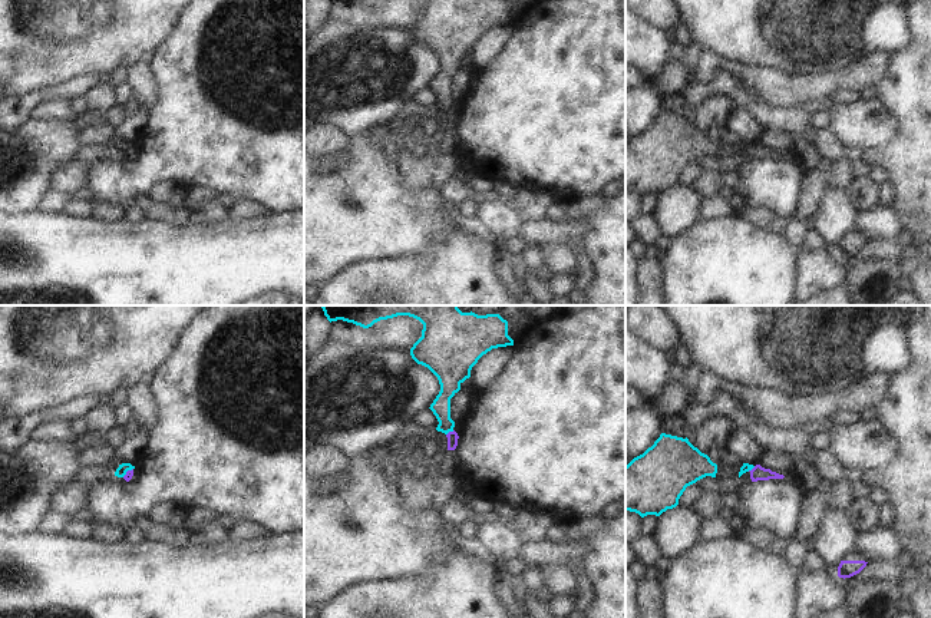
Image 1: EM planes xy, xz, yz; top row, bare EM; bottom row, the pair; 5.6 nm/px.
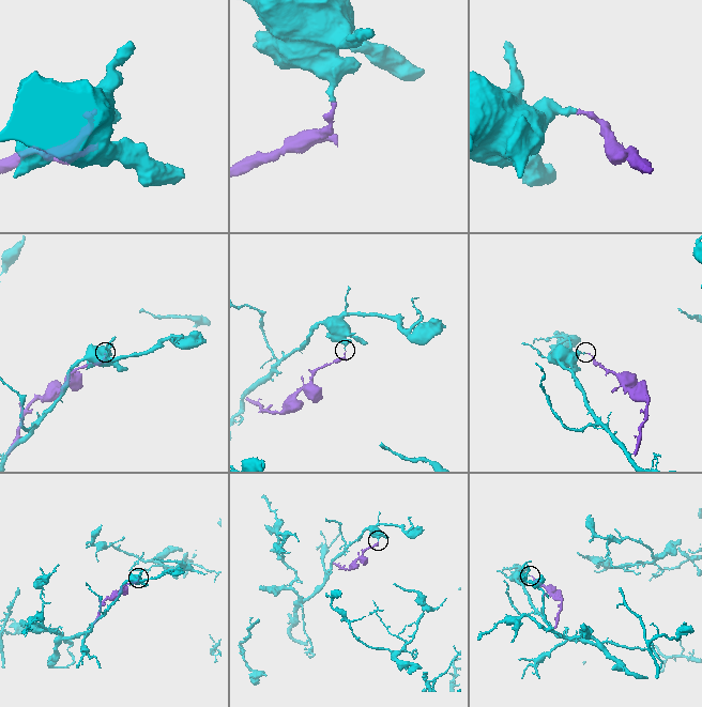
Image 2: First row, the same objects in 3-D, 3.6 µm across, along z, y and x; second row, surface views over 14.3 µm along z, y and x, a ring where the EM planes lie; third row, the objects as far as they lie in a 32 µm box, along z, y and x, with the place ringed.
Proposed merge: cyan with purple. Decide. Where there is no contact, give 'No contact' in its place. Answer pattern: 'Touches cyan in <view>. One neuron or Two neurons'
Touches cyan in xz. Two neurons

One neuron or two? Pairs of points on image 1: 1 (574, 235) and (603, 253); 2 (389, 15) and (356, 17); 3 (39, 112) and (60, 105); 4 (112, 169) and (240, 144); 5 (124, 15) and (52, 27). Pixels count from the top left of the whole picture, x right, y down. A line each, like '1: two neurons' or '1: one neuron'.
1: two neurons
2: one neuron
3: one neuron
4: one neuron
5: one neuron

